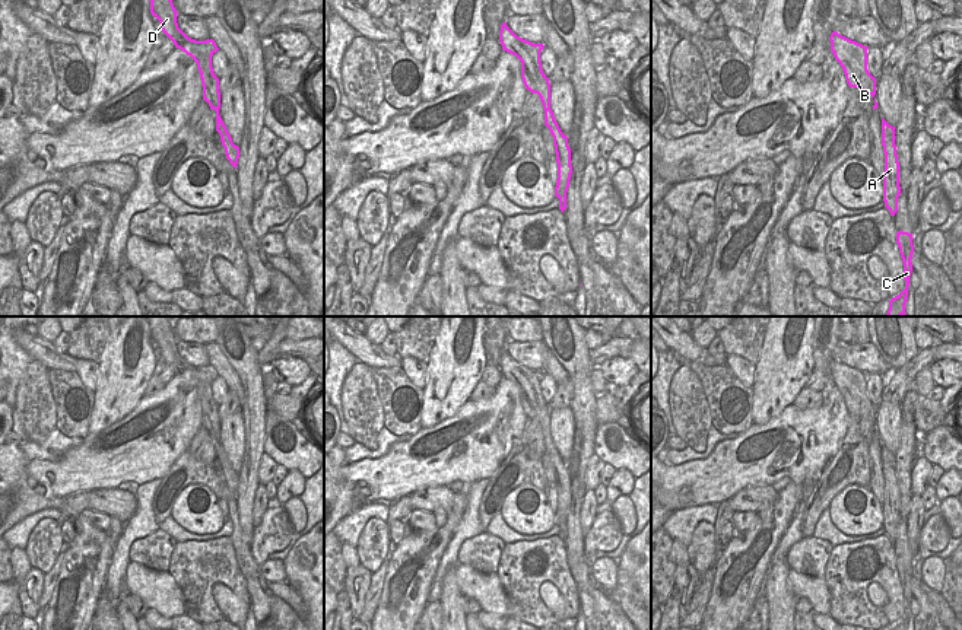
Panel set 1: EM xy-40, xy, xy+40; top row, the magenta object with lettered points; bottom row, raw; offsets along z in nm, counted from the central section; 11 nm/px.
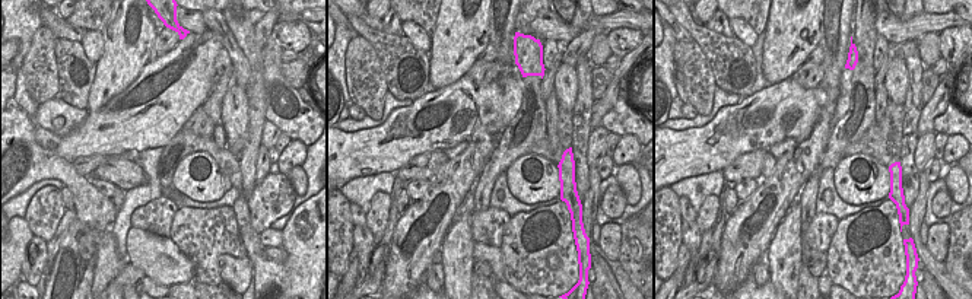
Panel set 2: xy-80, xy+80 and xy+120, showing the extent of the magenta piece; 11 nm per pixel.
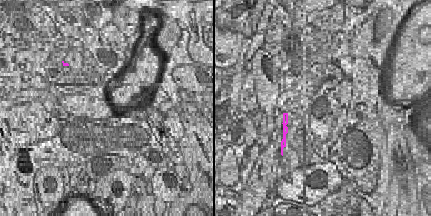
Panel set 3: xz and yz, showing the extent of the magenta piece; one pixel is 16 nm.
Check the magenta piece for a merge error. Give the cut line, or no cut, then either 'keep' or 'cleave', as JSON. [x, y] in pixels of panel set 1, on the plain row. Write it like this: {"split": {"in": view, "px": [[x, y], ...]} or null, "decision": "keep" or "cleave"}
{"split": null, "decision": "keep"}

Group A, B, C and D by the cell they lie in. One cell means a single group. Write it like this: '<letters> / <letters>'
A B C D

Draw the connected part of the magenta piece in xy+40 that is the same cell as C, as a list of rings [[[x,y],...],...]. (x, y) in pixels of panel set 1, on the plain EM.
[[[902,557],[896,559],[896,570],[904,589],[905,615],[898,623],[892,624],[889,630],[907,630],[909,602],[912,598],[912,591],[911,591],[911,585],[914,579],[912,560],[902,559]]]

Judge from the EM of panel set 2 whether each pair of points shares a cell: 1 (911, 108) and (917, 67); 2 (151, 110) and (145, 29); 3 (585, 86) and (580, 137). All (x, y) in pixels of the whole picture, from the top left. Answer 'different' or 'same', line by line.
1: same
2: different
3: same

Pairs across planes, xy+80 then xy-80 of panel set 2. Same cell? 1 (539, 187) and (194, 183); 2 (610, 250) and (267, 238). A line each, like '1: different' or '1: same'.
1: same
2: same

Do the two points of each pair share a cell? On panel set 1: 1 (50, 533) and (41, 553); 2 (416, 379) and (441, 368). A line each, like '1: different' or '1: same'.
1: same
2: different

